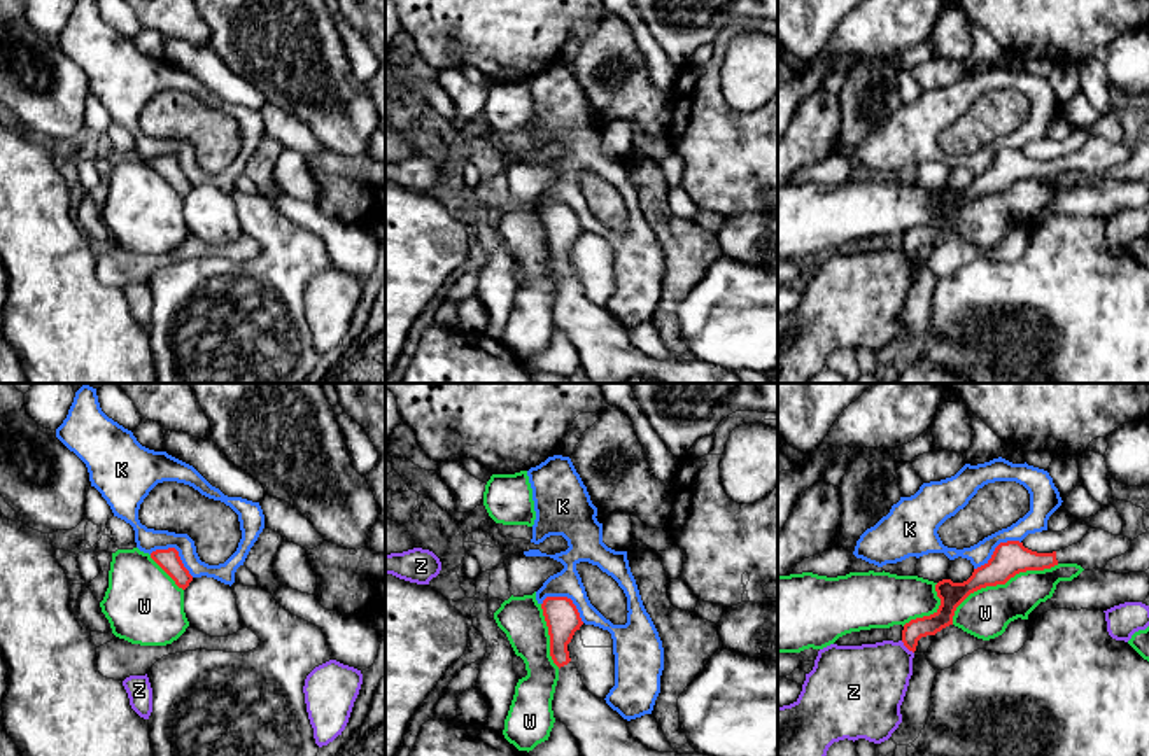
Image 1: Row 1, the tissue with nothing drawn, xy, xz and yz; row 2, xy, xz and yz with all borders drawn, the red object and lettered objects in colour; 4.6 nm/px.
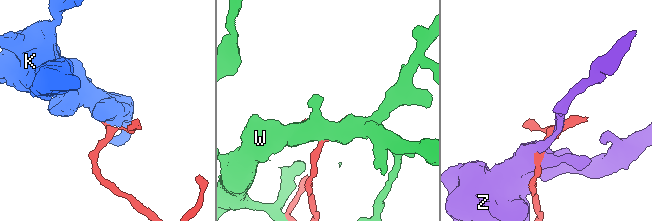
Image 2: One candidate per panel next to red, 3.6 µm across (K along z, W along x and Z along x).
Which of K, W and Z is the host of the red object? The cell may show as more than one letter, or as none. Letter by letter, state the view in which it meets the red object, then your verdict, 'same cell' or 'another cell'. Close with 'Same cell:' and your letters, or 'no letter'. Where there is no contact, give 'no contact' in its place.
K: xz | another cell
W: yz | another cell
Z: yz | another cell
Same cell: no letter

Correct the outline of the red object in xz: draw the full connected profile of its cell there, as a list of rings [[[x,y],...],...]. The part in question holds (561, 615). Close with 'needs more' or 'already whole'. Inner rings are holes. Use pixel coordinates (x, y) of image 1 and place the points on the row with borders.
[[[546,597],[541,604],[541,609],[550,635],[550,656],[559,667],[559,681],[552,700],[553,718],[555,721],[564,723],[573,733],[580,746],[580,756],[704,756],[699,752],[659,752],[645,747],[636,738],[632,738],[627,728],[627,719],[613,710],[604,698],[594,696],[585,688],[576,665],[569,658],[567,644],[571,642],[574,632],[583,625],[573,600],[567,597]]] | needs more

